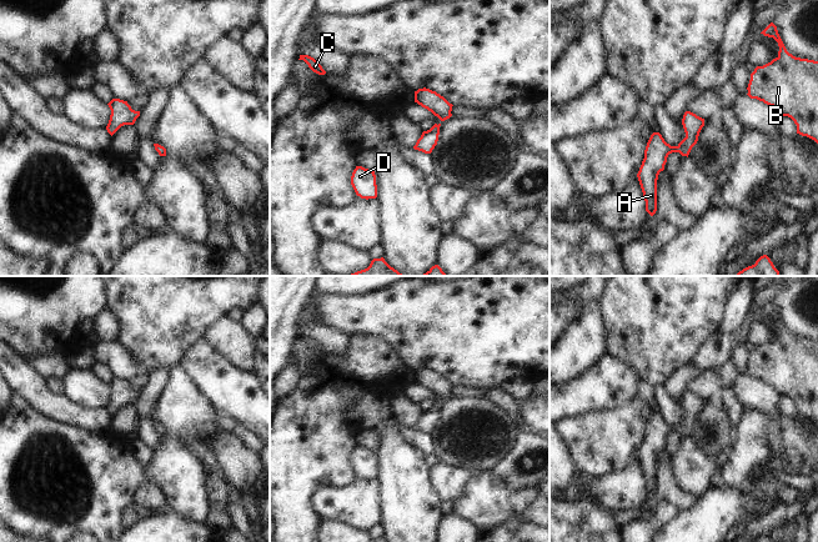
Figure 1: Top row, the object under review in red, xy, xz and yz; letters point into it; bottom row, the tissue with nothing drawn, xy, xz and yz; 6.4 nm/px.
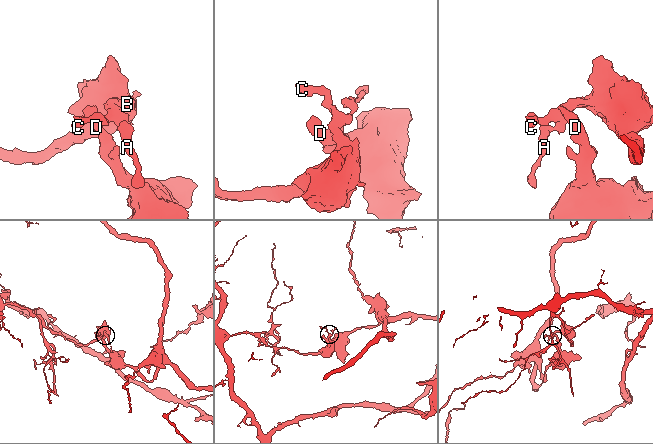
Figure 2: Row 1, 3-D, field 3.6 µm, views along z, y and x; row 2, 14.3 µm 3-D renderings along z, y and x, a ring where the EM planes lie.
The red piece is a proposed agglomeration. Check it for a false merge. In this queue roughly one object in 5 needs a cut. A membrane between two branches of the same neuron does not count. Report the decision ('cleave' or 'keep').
keep

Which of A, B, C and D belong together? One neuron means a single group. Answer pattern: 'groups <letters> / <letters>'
groups A B C D

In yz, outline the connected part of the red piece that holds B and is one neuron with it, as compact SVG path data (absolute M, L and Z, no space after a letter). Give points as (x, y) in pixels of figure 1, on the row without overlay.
M773 302L761 313L773 317L778 322L779 331L776 338L763 346L757 346L751 353L747 375L773 386L779 396L791 397L797 405L797 413L818 423L818 341L789 333Z

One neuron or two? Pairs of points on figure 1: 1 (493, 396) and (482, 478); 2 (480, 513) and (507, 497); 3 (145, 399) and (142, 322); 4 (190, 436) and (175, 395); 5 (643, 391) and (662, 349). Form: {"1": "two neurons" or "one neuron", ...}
{"1": "two neurons", "2": "one neuron", "3": "two neurons", "4": "one neuron", "5": "two neurons"}

